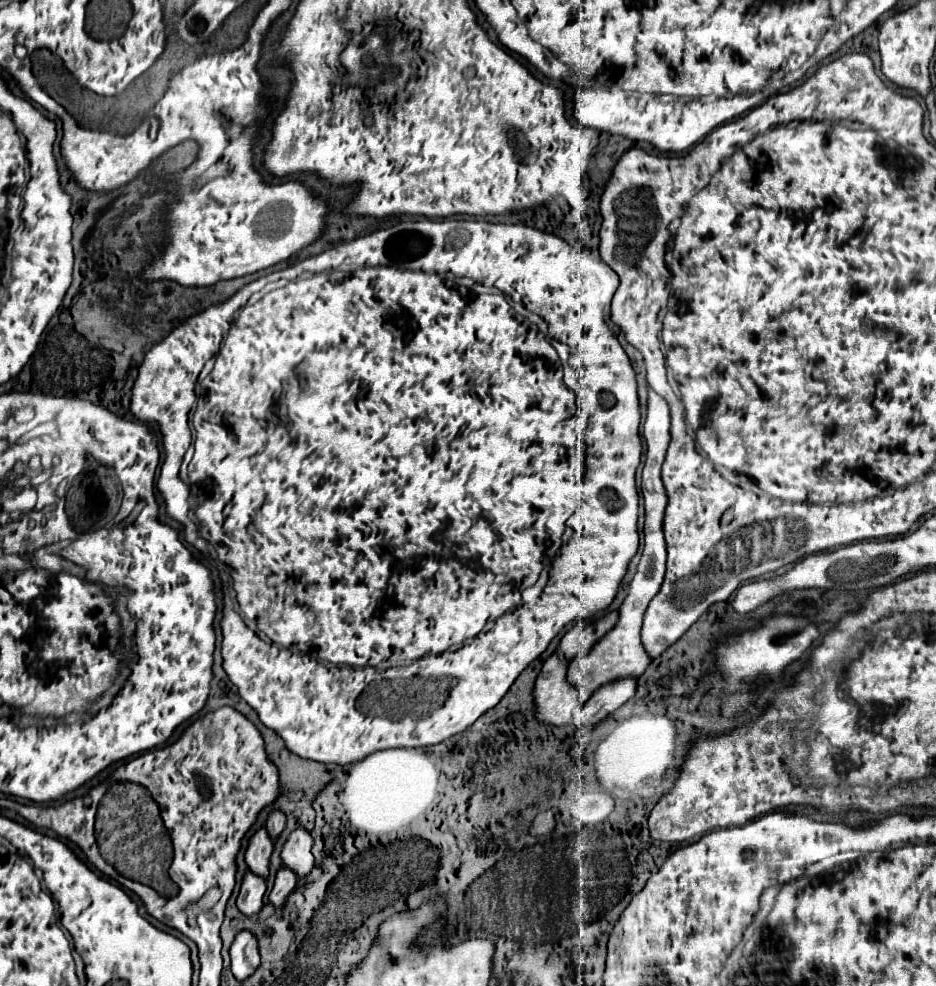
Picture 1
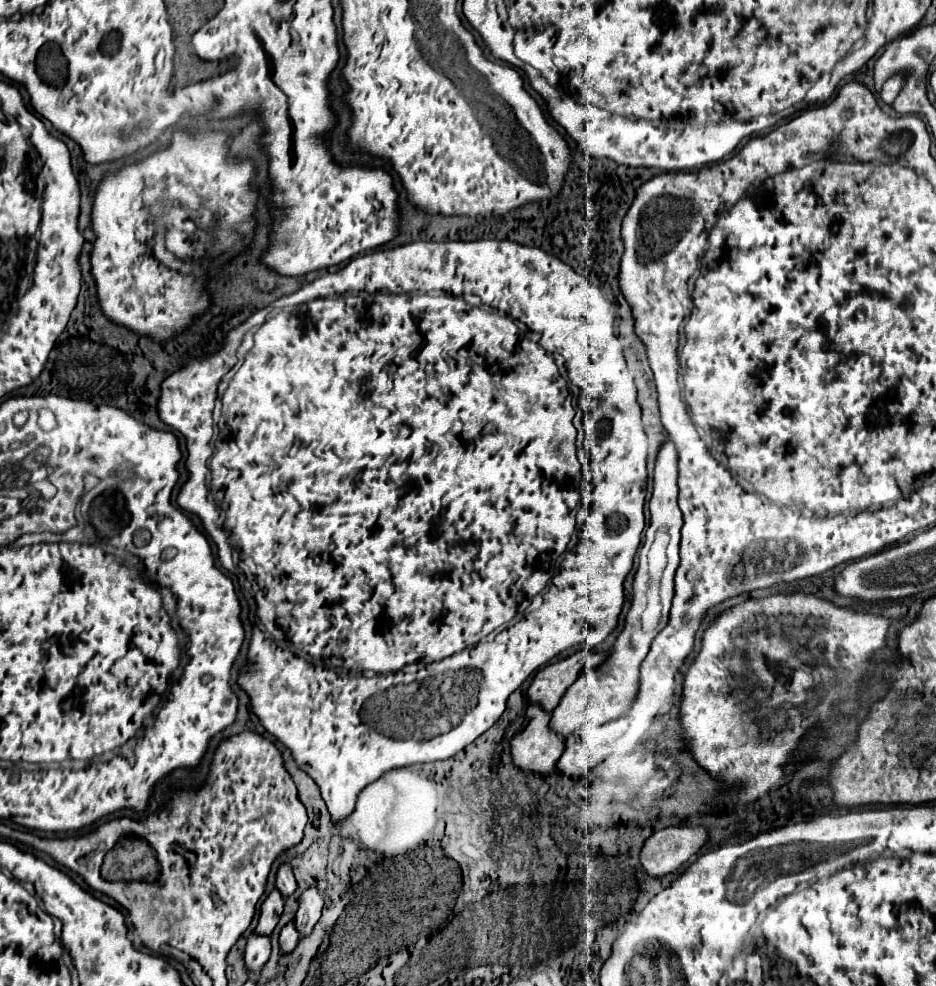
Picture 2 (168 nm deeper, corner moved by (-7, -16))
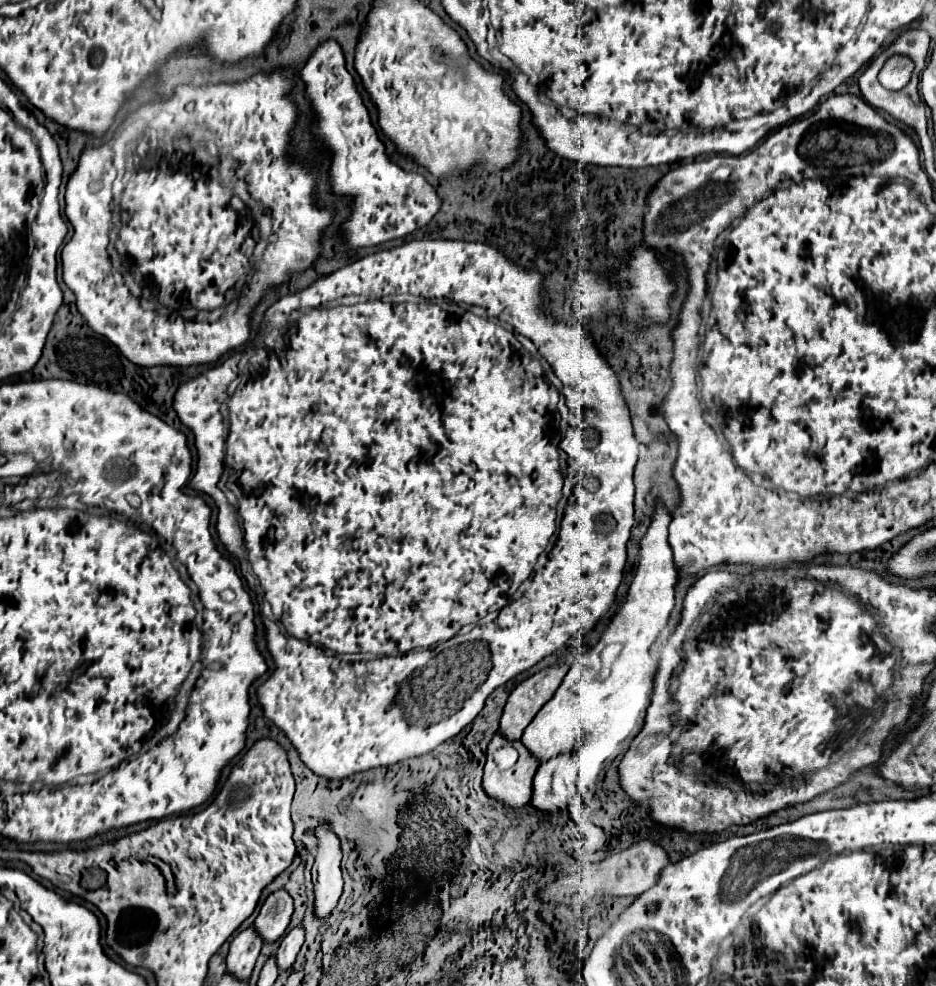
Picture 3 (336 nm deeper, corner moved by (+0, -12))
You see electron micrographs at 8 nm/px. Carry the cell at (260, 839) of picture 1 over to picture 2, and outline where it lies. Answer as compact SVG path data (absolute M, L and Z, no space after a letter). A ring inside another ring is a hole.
M274 890L262 904L262 912L260 912L260 920L258 920L258 926L254 930L254 934L258 936L270 936L272 930L276 928L278 924L278 918L284 910L284 900L280 896L278 890Z

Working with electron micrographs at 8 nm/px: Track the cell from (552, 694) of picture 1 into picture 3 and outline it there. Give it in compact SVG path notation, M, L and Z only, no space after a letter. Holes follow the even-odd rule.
M495 734L487 748L487 764L483 774L483 788L487 794L499 798L503 804L511 808L519 808L531 800L531 782L539 768L539 760L523 746L521 740L507 740L503 734ZM503 744L511 744L517 748L519 758L509 770L499 770L493 752Z

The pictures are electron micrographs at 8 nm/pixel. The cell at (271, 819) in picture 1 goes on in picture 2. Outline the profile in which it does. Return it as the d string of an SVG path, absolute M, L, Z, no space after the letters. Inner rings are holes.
M282 864L278 874L276 874L276 888L278 892L282 892L282 898L290 898L294 892L296 892L296 880L294 880L294 874L292 874L292 868L290 864Z

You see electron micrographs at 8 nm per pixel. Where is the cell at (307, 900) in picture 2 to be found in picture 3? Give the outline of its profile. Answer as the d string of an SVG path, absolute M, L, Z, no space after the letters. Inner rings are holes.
M295 926L295 928L287 930L287 934L283 936L281 946L277 950L279 970L285 970L285 968L289 968L293 964L293 960L299 954L299 948L303 946L303 942L305 942L305 930L303 930L303 926Z

